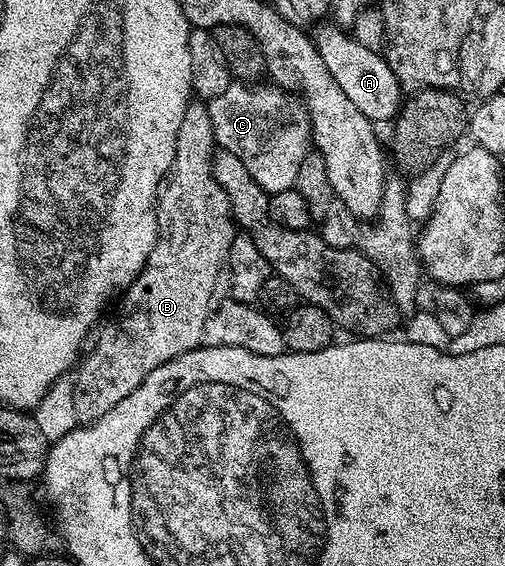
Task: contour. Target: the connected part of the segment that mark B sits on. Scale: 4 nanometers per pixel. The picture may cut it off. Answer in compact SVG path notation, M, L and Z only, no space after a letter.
M189 102L186 114L182 114L182 122L178 125L178 142L174 150L172 170L156 201L154 250L150 250L150 258L138 278L134 278L132 285L119 297L115 305L116 317L103 321L98 344L86 353L75 369L74 407L81 425L93 424L95 420L102 418L102 414L114 410L114 406L118 406L122 398L134 394L134 390L142 386L150 370L201 347L206 318L211 314L217 299L216 287L219 284L221 287L222 277L226 272L230 242L238 234L226 190L222 190L222 186L218 186L218 182L214 182L212 177L212 154L216 147L216 135L207 103Z

